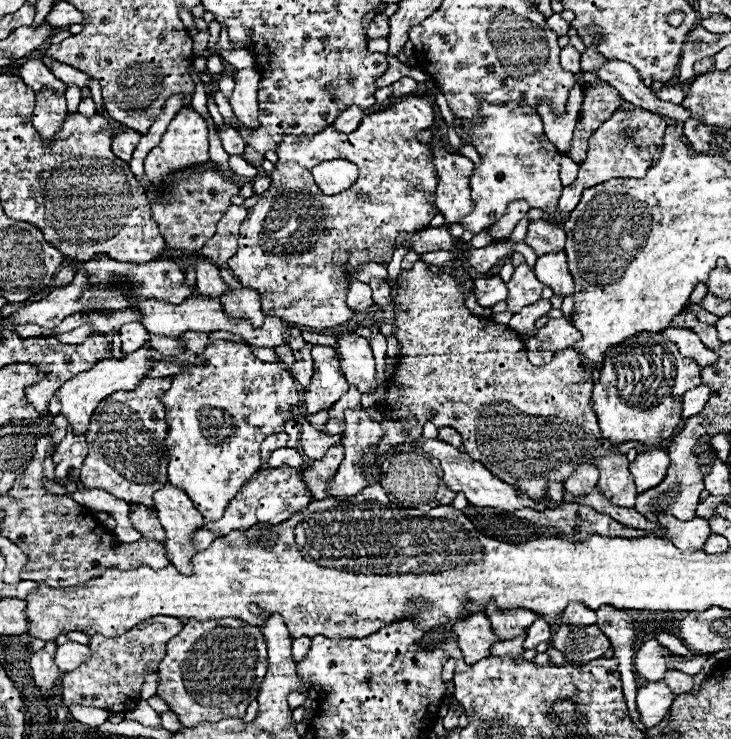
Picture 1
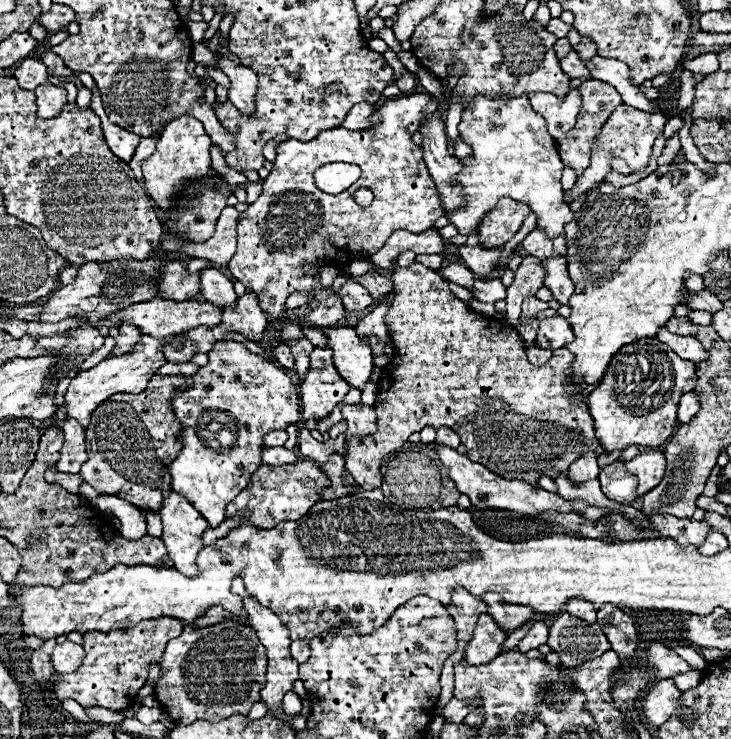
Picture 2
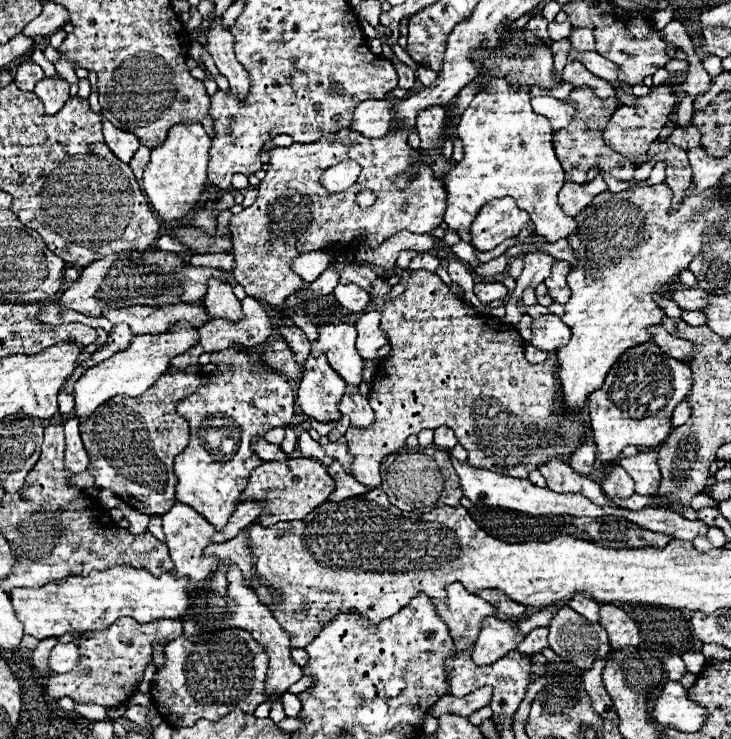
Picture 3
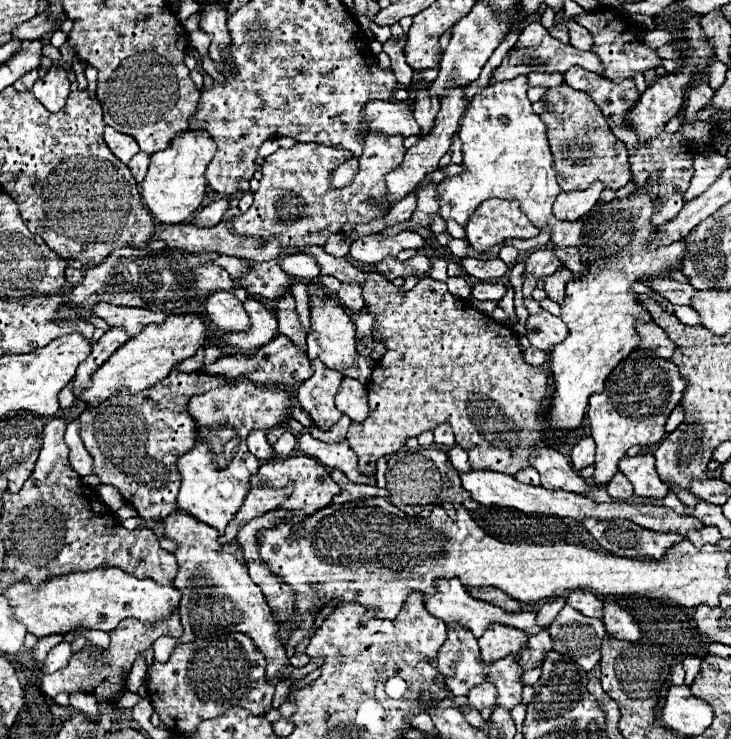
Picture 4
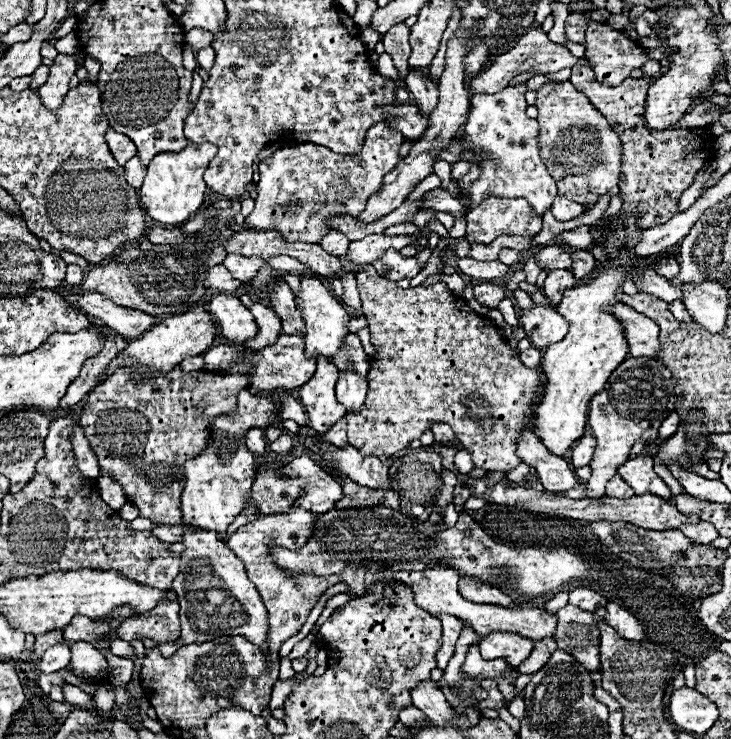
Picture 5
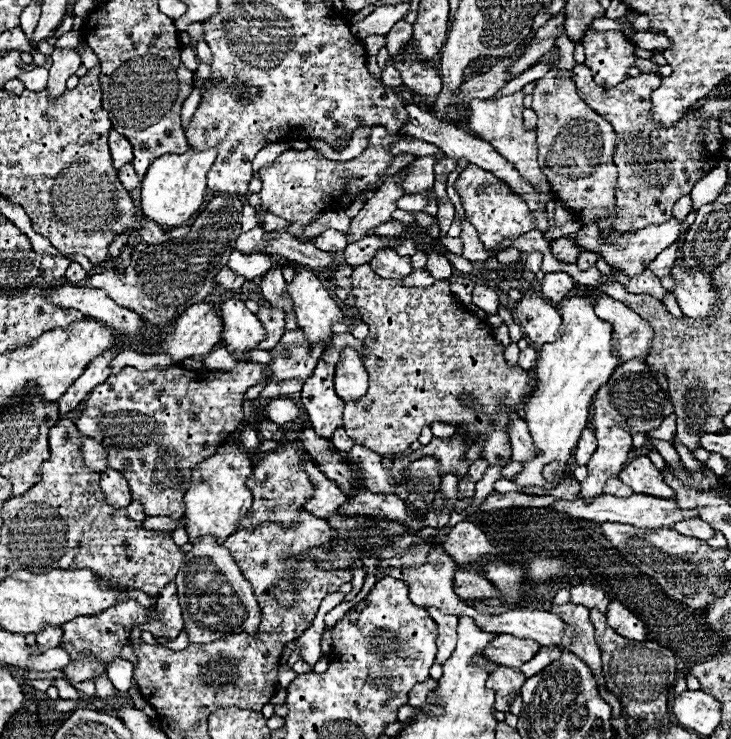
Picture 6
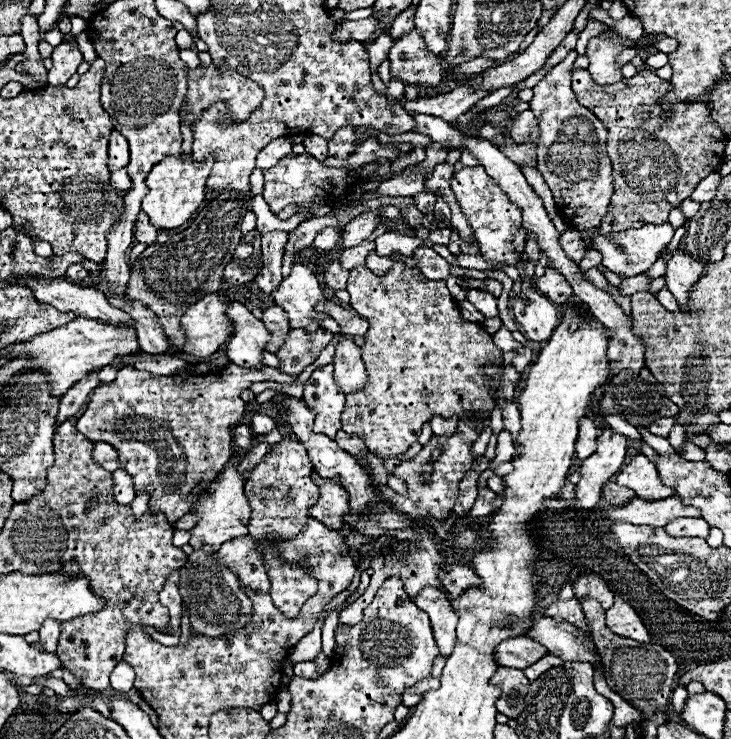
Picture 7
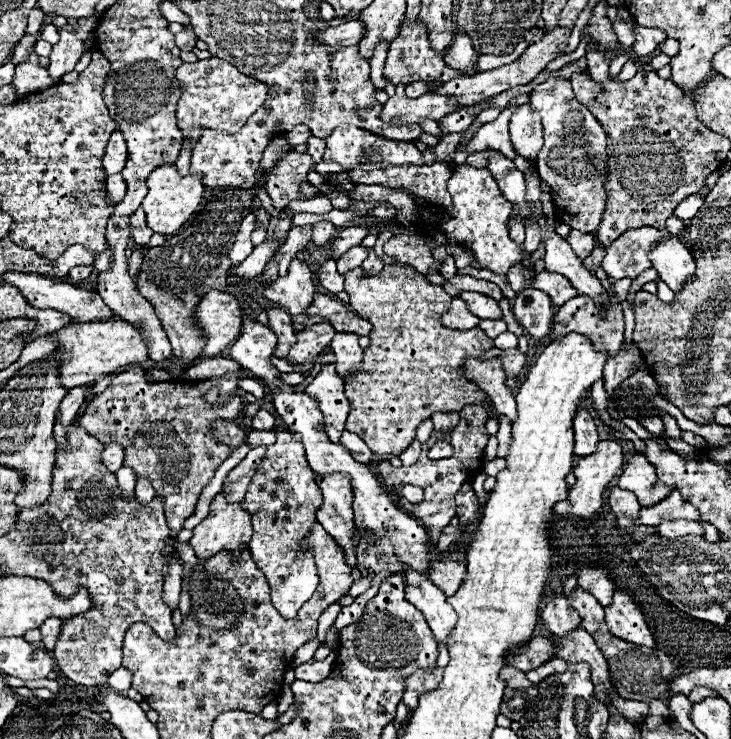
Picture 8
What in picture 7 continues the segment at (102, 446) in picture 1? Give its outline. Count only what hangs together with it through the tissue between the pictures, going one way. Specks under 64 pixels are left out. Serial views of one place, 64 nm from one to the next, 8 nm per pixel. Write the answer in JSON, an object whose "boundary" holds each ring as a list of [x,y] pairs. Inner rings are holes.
{"boundary":[[[234,364],[206,376],[154,376],[124,366],[114,382],[94,390],[76,428],[90,440],[112,444],[118,450],[120,466],[132,474],[136,492],[146,486],[152,492],[150,508],[164,512],[170,524],[174,524],[192,512],[188,496],[204,490],[234,456],[230,434],[246,410],[240,392],[252,382],[274,380],[294,384],[296,378],[276,368],[252,370]]]}

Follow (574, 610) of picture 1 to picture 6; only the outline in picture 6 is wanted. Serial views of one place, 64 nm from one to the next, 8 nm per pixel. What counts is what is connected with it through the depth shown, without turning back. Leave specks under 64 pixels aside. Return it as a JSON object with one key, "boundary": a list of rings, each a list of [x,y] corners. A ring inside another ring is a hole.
{"boundary":[[[582,582],[582,584],[574,586],[570,590],[570,594],[572,594],[572,602],[574,604],[582,604],[586,608],[594,608],[596,606],[596,608],[600,608],[600,612],[606,612],[606,608],[610,604],[610,598],[608,598],[606,590],[594,586],[590,582]]]}

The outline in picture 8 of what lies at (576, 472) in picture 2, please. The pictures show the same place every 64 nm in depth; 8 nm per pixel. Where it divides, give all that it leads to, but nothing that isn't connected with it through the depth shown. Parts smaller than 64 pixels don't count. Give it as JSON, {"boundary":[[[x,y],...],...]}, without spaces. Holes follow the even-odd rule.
{"boundary":[[[584,404],[578,406],[572,418],[572,428],[574,428],[574,454],[580,458],[592,454],[598,444],[598,428]]]}

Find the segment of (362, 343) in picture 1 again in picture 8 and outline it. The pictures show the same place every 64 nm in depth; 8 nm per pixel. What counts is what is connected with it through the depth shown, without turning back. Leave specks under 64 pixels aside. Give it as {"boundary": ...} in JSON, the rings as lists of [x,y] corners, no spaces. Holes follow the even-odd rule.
{"boundary":[[[294,258],[290,262],[288,274],[278,276],[274,282],[262,286],[262,294],[274,304],[286,308],[290,316],[304,314],[304,310],[308,308],[316,294],[312,272],[304,262]]]}

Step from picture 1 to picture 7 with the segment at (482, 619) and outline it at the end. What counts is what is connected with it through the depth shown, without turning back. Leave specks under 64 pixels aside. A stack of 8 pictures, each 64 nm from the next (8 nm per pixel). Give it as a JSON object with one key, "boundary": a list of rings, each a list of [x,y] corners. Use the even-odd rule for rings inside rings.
{"boundary":[[[522,636],[522,638],[504,640],[496,650],[496,660],[500,666],[524,670],[524,668],[536,664],[546,654],[548,654],[548,650],[540,642]]]}

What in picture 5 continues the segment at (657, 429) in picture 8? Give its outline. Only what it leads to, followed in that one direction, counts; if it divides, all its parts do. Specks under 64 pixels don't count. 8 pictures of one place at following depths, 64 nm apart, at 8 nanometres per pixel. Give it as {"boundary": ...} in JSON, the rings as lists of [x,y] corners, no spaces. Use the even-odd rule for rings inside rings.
{"boundary":[[[672,412],[672,416],[668,416],[668,418],[664,420],[664,424],[660,426],[658,438],[660,438],[660,440],[668,440],[668,438],[676,432],[676,428],[678,428],[678,414]]]}

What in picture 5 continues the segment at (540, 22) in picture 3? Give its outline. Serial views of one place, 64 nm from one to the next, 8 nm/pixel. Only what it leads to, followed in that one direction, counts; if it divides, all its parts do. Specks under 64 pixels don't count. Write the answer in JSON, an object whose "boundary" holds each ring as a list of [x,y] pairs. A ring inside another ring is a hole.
{"boundary":[[[532,28],[532,32],[526,32],[512,50],[508,50],[506,54],[500,54],[496,58],[496,62],[486,72],[480,72],[476,78],[468,80],[468,92],[472,96],[476,96],[476,94],[494,94],[494,92],[500,92],[502,88],[506,88],[510,84],[510,80],[514,76],[522,74],[522,72],[540,70],[544,74],[552,74],[552,72],[558,72],[562,68],[572,68],[574,64],[588,66],[588,60],[586,58],[574,58],[568,48],[550,42],[546,32],[542,32],[540,28]]]}

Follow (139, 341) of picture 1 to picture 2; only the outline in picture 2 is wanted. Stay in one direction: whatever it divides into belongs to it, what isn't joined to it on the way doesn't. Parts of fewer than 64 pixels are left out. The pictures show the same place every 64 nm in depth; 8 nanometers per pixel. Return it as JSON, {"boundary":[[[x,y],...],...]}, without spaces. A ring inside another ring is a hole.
{"boundary":[[[124,322],[118,328],[118,340],[116,340],[116,344],[114,344],[114,348],[112,348],[112,352],[108,356],[120,356],[120,352],[128,352],[128,348],[132,348],[132,344],[136,344],[136,340],[140,340],[140,336],[142,334],[140,334],[140,330],[136,326]]]}

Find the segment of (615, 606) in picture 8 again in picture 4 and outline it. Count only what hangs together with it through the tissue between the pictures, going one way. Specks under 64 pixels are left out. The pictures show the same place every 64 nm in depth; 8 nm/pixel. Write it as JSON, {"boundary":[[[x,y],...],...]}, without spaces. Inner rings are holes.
{"boundary":[[[616,604],[604,606],[602,622],[604,622],[606,630],[618,640],[626,640],[626,642],[638,642],[640,640],[640,628],[636,626],[636,620]]]}

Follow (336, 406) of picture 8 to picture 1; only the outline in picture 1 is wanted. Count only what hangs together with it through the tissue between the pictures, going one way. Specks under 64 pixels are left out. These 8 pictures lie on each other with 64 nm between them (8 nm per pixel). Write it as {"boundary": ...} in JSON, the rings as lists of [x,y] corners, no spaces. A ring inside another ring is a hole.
{"boundary":[[[314,346],[314,372],[312,382],[304,392],[304,408],[308,414],[316,414],[320,410],[330,408],[334,402],[348,392],[348,382],[340,370],[340,362],[336,350],[332,346]]]}

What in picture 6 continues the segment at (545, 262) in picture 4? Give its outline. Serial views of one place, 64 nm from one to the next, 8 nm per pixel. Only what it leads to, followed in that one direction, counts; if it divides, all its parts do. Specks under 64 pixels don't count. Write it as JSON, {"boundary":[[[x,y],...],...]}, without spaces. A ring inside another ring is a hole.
{"boundary":[[[562,236],[562,238],[558,238],[558,240],[552,242],[550,252],[554,254],[556,260],[560,260],[564,264],[576,264],[578,254],[580,254],[580,248],[578,248],[578,244],[576,244],[574,238]]]}

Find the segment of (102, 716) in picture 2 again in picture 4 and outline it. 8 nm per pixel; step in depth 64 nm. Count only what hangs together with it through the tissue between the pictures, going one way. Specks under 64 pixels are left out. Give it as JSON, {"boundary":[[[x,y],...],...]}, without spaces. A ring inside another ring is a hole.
{"boundary":[[[72,692],[72,694],[70,694],[70,704],[72,704],[78,712],[82,712],[82,714],[86,714],[86,716],[90,716],[90,718],[96,718],[96,716],[100,714],[100,712],[98,712],[96,698],[94,698],[92,694]]]}

